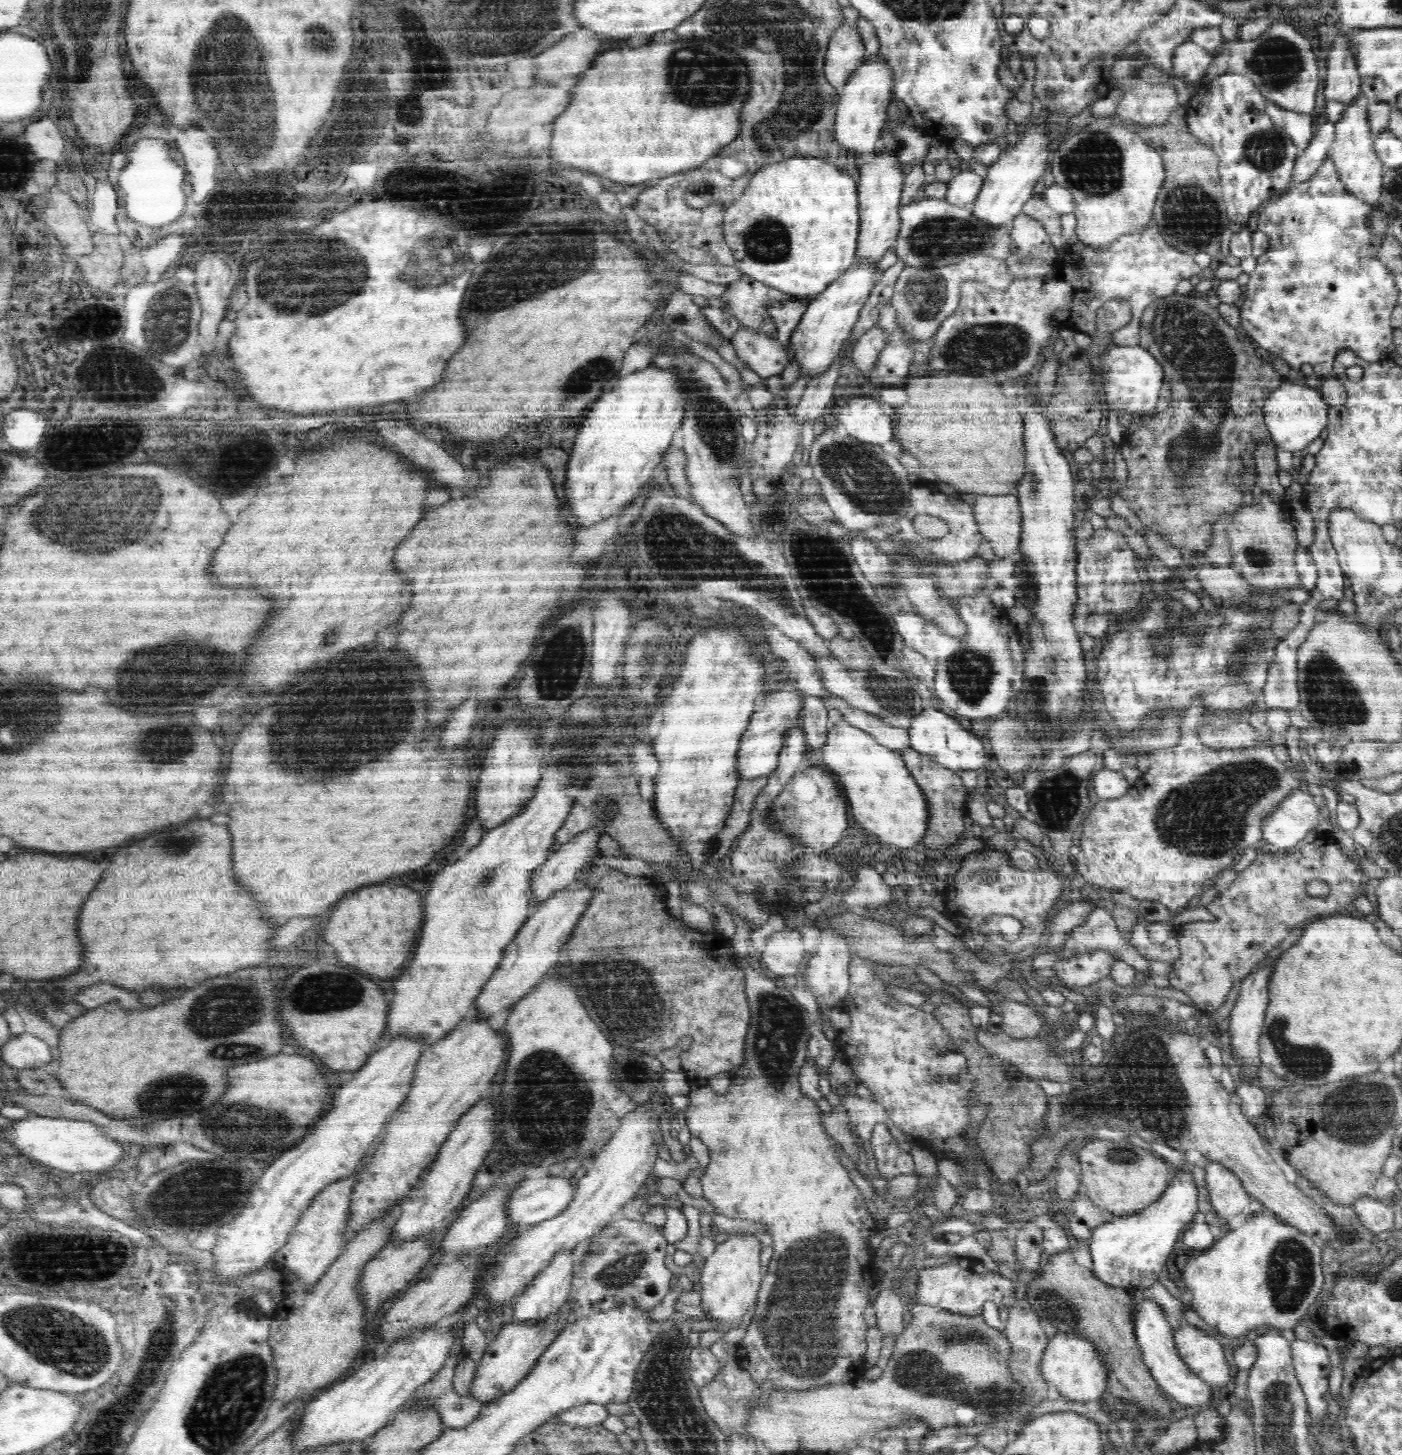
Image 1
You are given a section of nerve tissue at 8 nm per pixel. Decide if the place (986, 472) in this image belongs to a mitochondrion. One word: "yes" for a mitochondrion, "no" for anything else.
no

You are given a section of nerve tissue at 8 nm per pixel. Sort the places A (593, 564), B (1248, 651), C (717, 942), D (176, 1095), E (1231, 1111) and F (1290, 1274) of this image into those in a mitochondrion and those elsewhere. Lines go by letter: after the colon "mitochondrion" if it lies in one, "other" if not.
A: other
B: mitochondrion
C: other
D: mitochondrion
E: other
F: mitochondrion

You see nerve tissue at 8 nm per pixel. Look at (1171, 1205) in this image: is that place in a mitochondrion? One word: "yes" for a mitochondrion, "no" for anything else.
no

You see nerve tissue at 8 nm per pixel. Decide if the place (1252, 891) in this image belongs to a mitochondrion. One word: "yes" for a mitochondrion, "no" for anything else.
no

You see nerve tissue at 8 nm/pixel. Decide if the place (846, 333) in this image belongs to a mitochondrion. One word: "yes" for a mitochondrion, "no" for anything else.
no

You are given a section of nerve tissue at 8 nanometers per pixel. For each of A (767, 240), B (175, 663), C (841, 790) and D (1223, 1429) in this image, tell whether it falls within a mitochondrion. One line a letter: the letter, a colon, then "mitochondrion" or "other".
A: mitochondrion
B: mitochondrion
C: other
D: other

